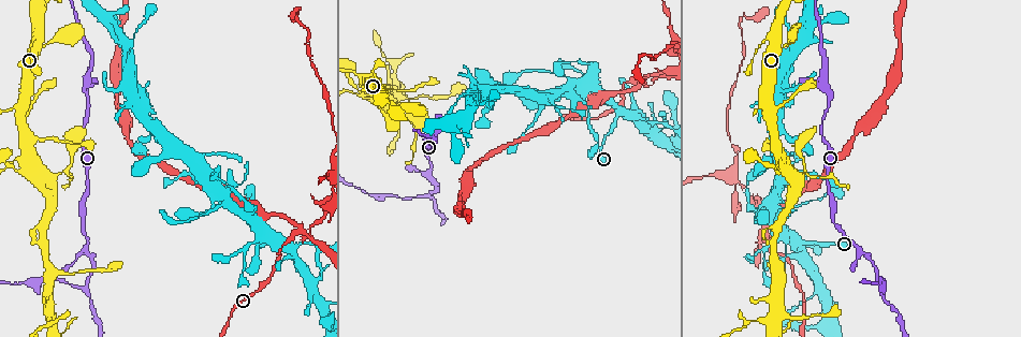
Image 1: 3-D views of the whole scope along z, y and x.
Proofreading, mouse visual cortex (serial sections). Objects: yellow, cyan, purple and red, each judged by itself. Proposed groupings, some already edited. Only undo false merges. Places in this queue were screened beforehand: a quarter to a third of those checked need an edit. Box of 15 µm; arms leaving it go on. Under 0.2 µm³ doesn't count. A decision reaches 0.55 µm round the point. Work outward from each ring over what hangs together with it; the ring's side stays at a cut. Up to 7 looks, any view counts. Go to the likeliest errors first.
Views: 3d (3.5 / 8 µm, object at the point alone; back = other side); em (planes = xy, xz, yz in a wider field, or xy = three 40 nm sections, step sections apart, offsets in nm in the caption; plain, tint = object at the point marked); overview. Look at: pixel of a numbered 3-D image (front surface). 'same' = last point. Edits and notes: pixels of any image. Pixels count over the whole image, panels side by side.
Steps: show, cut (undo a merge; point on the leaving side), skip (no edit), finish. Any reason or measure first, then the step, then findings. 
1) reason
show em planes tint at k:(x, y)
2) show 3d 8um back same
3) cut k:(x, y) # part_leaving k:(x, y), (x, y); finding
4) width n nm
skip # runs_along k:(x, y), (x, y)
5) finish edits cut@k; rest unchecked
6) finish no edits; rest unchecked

branch point
show em planes tint at 1:(759, 231)

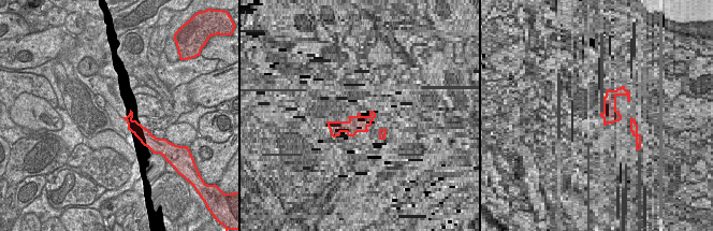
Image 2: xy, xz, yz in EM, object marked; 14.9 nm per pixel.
show 3d 3.5um same

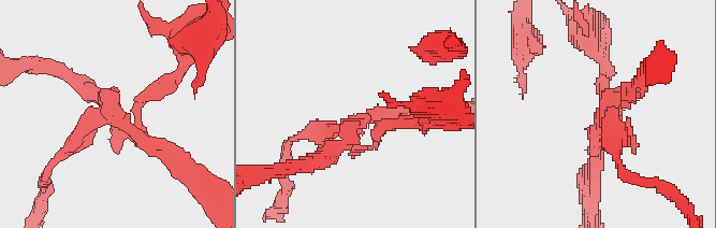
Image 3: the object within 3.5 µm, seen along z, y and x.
arm_widths 200, 200, 200 nm
cut 3:(117, 144) # part_leaving 3:(102, 112), (110, 99), (46, 66); two cells meet here

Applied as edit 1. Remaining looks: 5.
show 3d 3.5um back at 1:(360, 76)

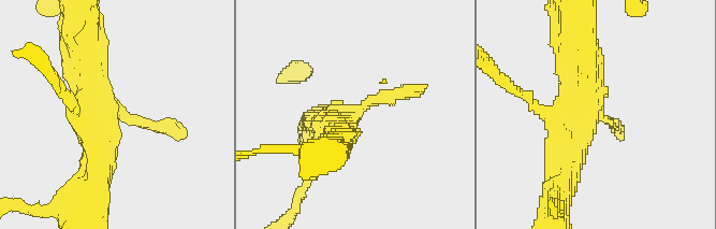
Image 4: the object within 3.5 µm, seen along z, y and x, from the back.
show em xy step 3 tint at 4:(350, 117)

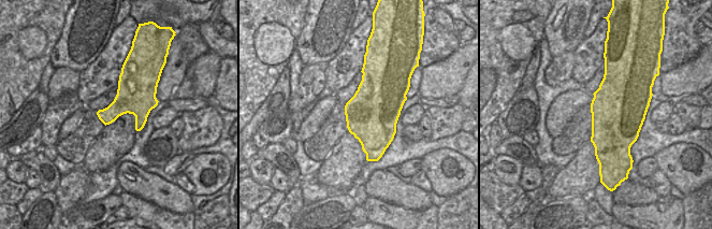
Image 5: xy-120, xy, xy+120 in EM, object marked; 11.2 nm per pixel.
skip # runs_along 4:(83, 36), (100, 122), (97, 174); all the same cell

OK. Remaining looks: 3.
sharp bend
show 3d 8um at 1:(82, 286)

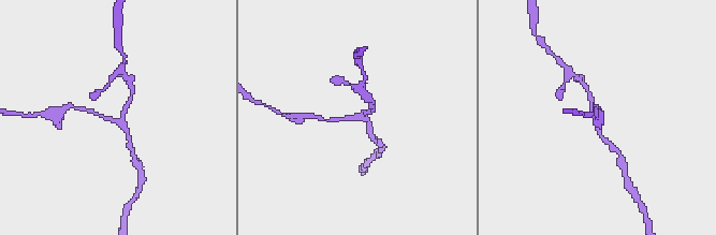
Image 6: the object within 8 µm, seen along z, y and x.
arms 3; arm_widths 150, 200, 200 nm; now the EM
show em xy step 3 tint at 6:(358, 118)

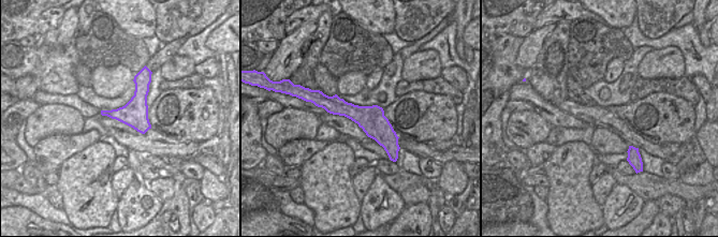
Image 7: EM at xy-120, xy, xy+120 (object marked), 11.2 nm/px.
skip # runs_along 7:(318, 100), (364, 116), (395, 147); one cell here

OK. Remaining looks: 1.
finish edits cut@3; rest unchecked

